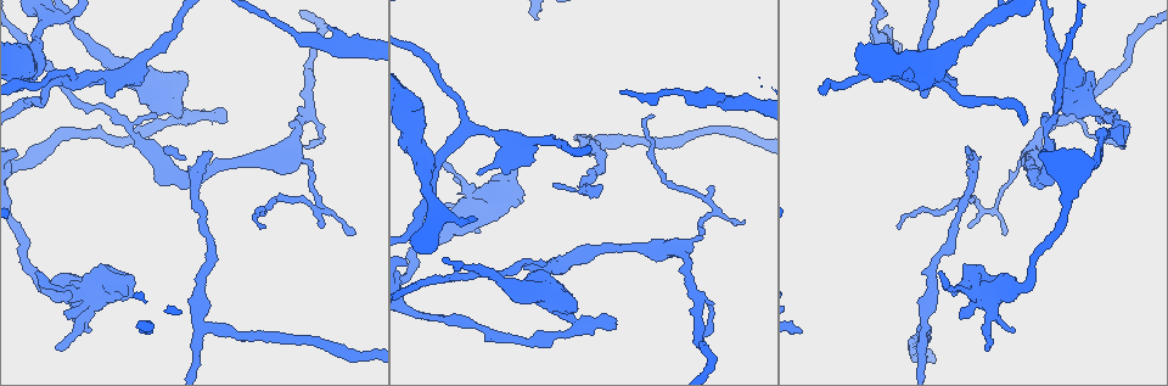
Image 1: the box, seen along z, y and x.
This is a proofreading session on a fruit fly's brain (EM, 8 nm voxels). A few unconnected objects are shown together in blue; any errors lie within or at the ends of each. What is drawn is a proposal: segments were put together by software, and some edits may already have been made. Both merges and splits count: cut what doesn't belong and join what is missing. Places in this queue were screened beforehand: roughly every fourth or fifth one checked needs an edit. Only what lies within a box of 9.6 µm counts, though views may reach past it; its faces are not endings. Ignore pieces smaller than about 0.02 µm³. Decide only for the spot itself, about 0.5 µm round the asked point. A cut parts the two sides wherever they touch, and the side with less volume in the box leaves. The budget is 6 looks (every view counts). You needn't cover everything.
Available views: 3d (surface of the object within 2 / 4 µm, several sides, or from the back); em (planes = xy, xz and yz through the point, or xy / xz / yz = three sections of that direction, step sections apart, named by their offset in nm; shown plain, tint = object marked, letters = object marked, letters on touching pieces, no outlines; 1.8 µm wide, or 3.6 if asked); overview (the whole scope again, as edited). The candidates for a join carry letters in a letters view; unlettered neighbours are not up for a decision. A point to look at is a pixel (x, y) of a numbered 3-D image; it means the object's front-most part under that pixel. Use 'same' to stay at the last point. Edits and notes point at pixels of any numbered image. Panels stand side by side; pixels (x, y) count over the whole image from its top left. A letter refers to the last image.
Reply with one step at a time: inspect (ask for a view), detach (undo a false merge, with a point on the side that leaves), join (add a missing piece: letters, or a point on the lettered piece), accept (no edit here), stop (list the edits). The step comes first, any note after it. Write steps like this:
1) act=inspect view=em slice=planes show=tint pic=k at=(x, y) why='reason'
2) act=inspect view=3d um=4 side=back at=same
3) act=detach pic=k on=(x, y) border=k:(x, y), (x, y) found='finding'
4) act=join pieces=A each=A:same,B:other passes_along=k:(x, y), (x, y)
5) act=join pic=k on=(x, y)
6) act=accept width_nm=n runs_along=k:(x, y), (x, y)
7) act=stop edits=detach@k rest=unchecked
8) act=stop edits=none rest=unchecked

act=inspect view=em um=3.6 slice=planes show=letters pic=1 at=(1068, 67) why='thick turns thin'

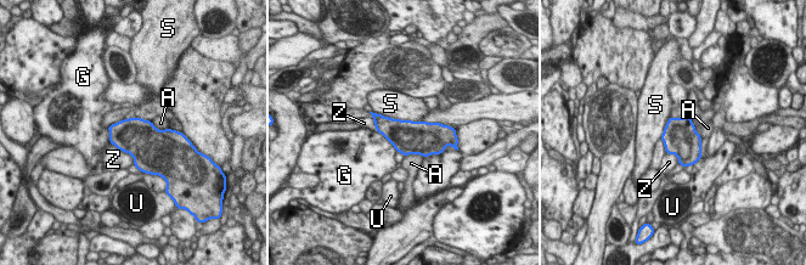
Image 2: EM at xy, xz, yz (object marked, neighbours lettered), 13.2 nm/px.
act=accept each=A:other,G:other,S:other,U:other,Z:other border=2:(372, 111), (393, 118), (421, 122) found='continuous, no second cell'

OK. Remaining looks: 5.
act=inspect view=em slice=planes show=letters pic=1 at=(481, 170) why='branch stops here'

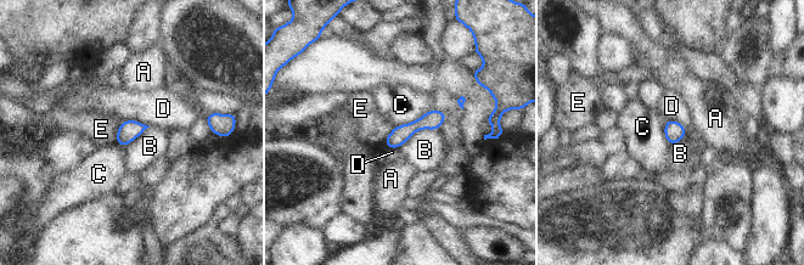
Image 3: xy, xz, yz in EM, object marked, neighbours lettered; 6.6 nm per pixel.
act=accept width_nm=120 longest_contact=B:300nm each=A:other,B:other,C:other,D:other,E:other found='none of them fits'

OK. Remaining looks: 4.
act=inspect view=em slice=yz step=8 show=letters pic=1 at=(602, 186) why='end of a long branch'

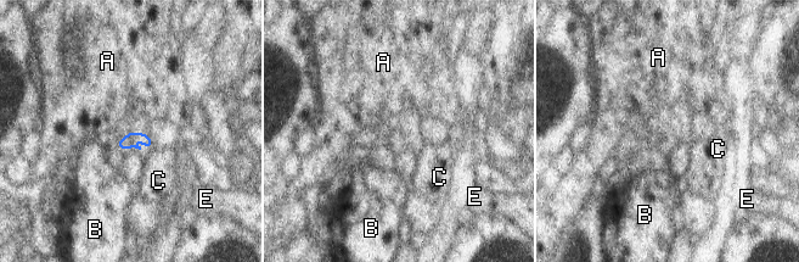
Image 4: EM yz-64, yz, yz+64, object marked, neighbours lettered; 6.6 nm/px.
act=inspect view=em slice=planes show=letters at=same

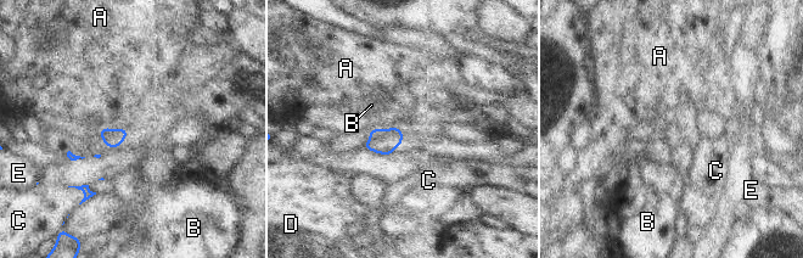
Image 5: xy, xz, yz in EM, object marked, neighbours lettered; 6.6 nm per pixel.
act=accept width_nm=130 each=A:other,B:other,C:other,D:other,E:other border=5:(100, 127), (129, 129) found='no lettered piece goes on from it'

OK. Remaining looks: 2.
act=stop edits=none rest=unchecked

